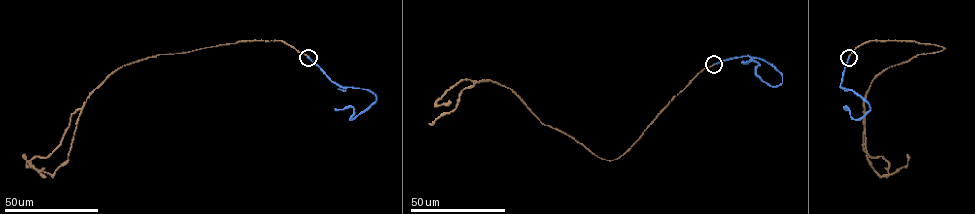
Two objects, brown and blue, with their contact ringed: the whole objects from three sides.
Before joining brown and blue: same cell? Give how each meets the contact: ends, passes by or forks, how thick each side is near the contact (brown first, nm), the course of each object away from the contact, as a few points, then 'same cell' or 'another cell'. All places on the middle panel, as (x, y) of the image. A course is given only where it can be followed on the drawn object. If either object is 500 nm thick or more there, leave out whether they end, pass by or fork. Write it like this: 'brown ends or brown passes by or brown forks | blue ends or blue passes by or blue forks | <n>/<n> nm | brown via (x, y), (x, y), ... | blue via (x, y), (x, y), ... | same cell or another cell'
brown ends | blue ends | 280/340 nm | brown via (713, 64), (609, 161), (544, 124), (509, 89), (490, 80), (466, 87), (456, 107), (430, 123) | blue via (713, 64), (748, 56), (761, 59), (781, 75), (782, 82), (770, 86), (756, 74), (758, 63), (741, 62) | another cell

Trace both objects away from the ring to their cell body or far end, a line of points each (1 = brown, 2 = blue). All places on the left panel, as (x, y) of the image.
1: (308, 57), (281, 40), (254, 40), (132, 62), (84, 103), (66, 161), (52, 176), (29, 167), (24, 154)
2: (308, 57), (331, 81), (342, 87), (369, 90), (376, 96), (369, 107), (351, 119), (353, 107), (335, 110)

